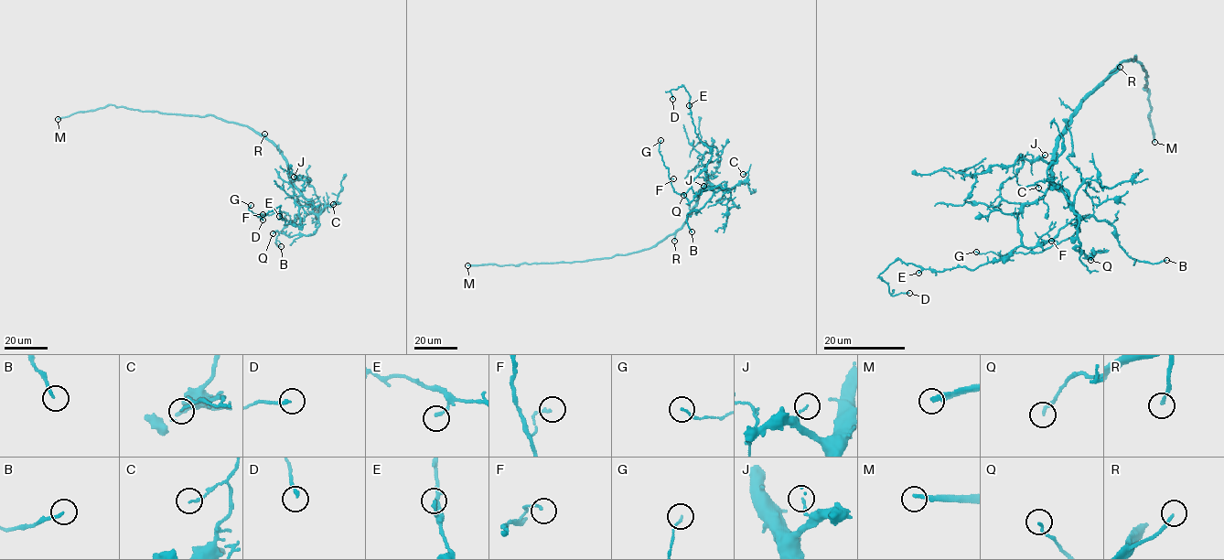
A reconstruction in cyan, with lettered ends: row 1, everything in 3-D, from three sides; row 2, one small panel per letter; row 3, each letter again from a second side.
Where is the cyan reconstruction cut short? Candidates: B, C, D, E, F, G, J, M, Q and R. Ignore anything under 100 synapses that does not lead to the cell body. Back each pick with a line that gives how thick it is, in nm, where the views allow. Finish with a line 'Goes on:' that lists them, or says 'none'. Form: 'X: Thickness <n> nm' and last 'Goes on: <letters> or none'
M: Thickness 180 nm
R: Thickness 150 nm
Goes on: M, R

